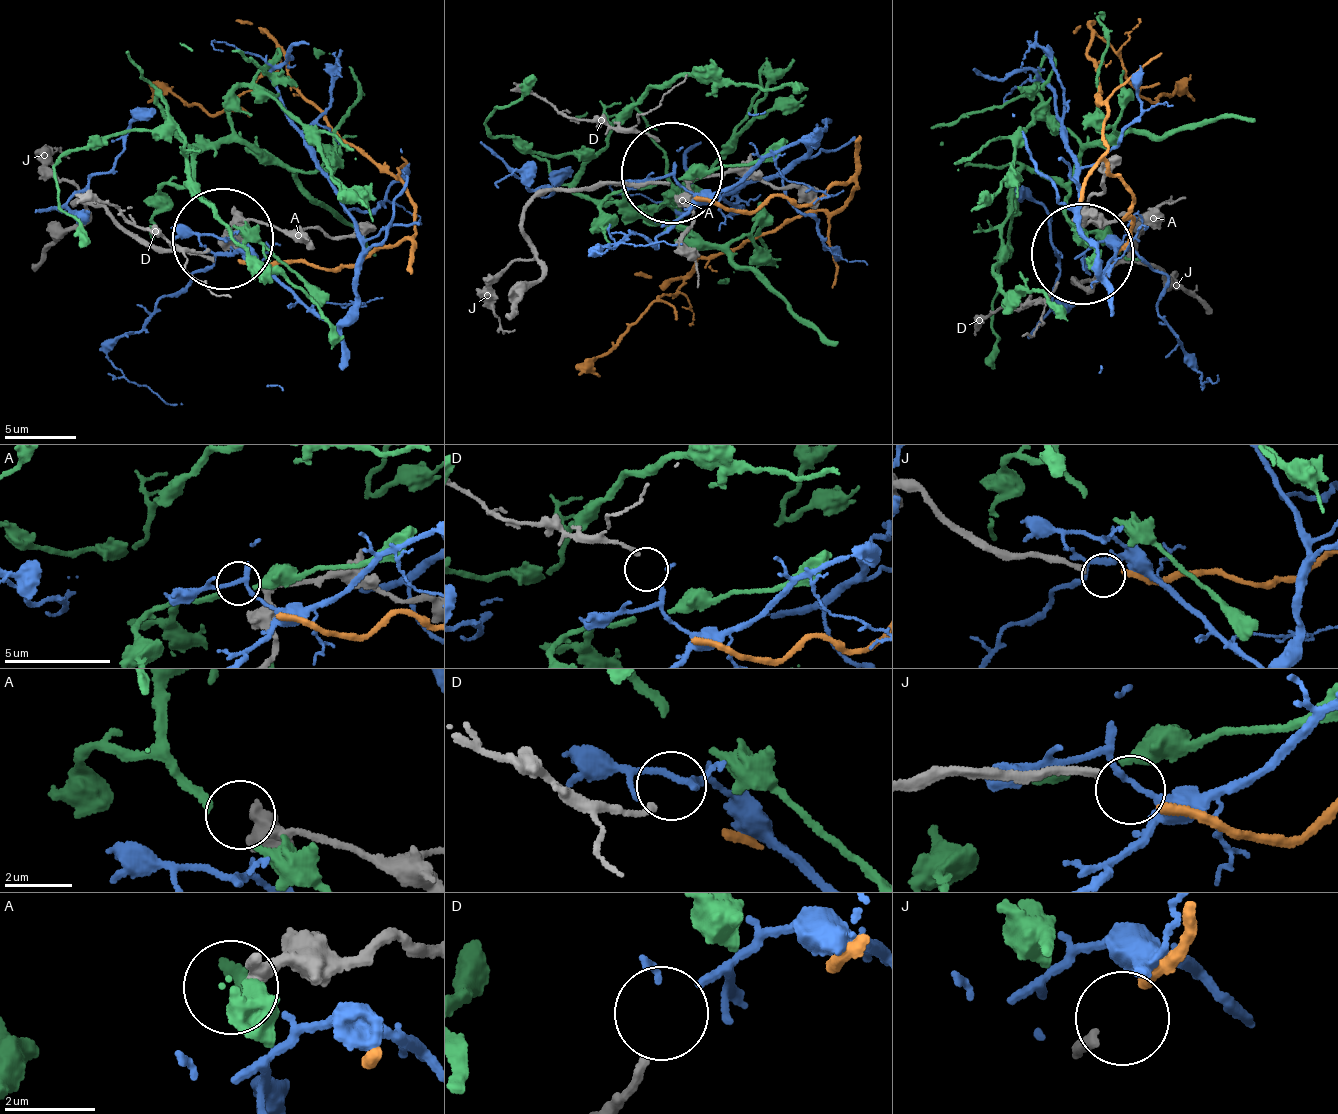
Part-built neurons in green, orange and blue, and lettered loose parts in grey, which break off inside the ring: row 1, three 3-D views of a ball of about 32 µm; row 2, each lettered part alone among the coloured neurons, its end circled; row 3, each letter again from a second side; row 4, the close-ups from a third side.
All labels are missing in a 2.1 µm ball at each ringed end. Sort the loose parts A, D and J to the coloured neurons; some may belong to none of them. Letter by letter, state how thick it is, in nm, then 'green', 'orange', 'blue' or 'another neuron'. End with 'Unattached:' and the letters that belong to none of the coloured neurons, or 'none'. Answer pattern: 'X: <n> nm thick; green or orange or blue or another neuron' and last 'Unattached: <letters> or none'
A: 240 nm thick; green
D: 180 nm thick; blue
J: 220 nm thick; orange
Unattached: none

